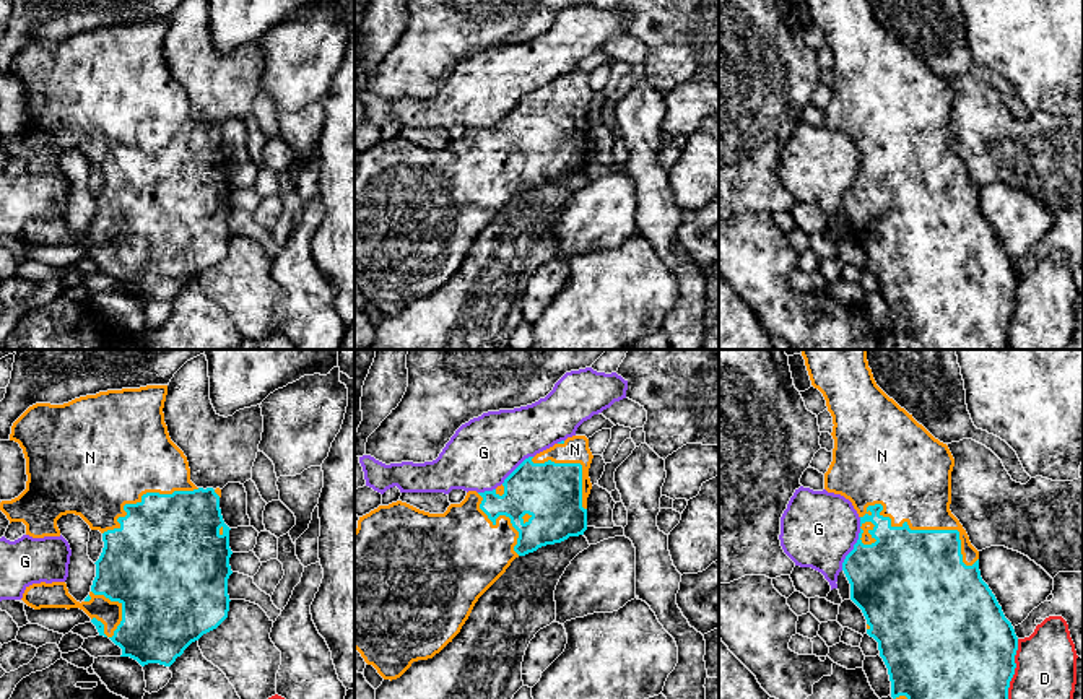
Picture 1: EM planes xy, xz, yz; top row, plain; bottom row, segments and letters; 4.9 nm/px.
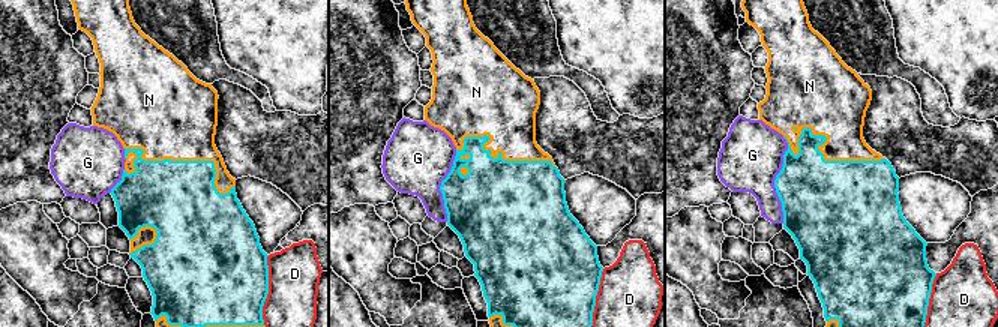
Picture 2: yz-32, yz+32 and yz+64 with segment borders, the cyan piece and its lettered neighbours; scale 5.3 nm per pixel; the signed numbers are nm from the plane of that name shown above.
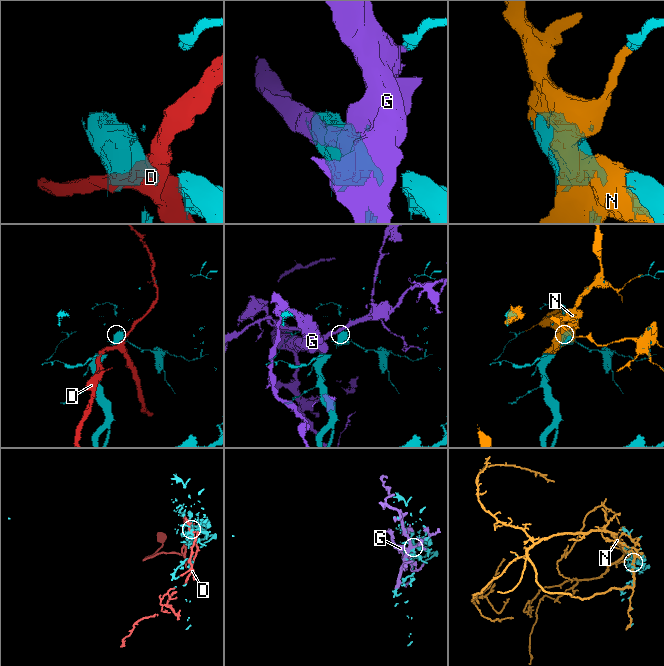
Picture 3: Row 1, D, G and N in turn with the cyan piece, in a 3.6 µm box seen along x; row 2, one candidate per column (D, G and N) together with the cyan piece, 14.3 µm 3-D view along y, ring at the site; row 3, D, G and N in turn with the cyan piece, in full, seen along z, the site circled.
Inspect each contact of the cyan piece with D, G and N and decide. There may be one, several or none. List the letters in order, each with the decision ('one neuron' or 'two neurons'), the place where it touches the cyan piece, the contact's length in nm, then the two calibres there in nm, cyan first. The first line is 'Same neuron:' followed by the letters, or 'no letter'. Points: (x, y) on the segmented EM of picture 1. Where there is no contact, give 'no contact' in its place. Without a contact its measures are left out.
Same neuron: N
D: two neurons; meets cyan in yz at (1015, 667); contact 300 nm long; 460 nm thick on the cyan side, 300 nm on the other
G: two neurons; meets cyan in yz at (852, 550); contact 220 nm long; 420 nm thick on the cyan side, 380 nm on the other
N: one neuron; meets cyan in yz at (924, 530); contact 600 nm long; 500 nm thick on the cyan side, 380 nm on the other

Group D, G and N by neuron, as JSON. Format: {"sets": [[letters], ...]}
{"sets": [["D"], ["G"], ["N"]]}

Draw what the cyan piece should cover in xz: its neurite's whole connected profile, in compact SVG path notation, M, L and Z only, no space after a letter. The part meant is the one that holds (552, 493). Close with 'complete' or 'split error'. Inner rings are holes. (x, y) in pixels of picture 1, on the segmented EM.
M572 436L525 458L496 489L468 491L460 504L450 504L444 514L429 514L397 501L359 517L354 530L354 649L364 662L384 679L400 678L413 662L433 658L452 642L478 598L515 558L584 535L592 458L589 439Z; split error

